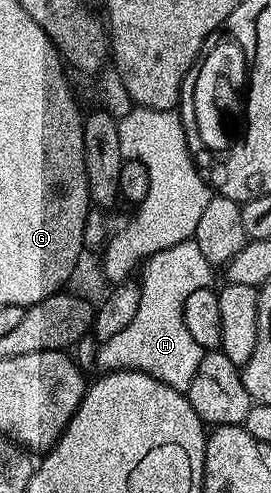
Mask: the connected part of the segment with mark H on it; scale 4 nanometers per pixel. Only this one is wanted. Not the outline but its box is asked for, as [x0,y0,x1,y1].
[98,238,214,393]

